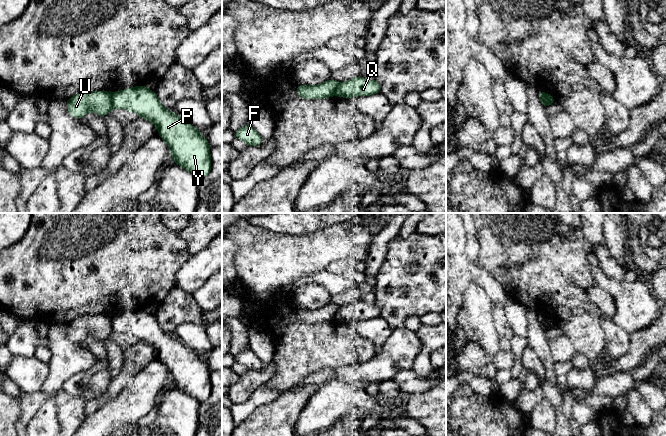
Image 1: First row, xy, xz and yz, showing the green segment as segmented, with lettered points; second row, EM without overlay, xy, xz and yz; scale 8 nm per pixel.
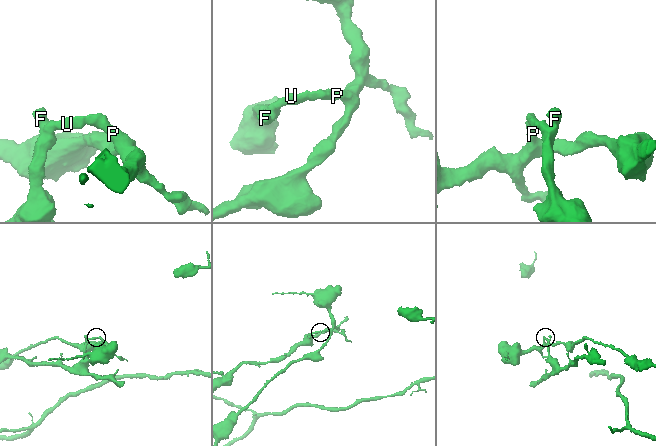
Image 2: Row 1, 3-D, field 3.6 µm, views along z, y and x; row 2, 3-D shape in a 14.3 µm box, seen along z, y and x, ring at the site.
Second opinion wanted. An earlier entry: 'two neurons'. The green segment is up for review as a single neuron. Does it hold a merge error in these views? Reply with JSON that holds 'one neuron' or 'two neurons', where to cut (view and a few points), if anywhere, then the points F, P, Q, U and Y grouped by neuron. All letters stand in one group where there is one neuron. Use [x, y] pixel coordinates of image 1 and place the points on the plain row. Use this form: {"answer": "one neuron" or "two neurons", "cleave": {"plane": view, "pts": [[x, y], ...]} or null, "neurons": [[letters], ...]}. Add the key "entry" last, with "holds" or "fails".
{"answer": "two neurons", "cleave": {"plane": "xy", "pts": [[111, 318], [113, 330]]}, "neurons": [["F", "U"], ["P", "Q", "Y"]], "entry": "holds"}

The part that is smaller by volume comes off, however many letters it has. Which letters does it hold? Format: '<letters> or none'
F, U

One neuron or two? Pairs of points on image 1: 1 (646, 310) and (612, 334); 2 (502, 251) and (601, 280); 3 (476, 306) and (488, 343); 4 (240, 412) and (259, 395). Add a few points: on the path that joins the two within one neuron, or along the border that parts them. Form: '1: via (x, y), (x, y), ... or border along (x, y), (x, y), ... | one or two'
1: border along (612, 317), (612, 320), (618, 326), (630, 334) | two
2: border along (588, 255), (587, 261), (594, 280) | two
3: via (476, 315), (477, 325), (484, 334) | one
4: via (245, 409), (254, 400) | one

